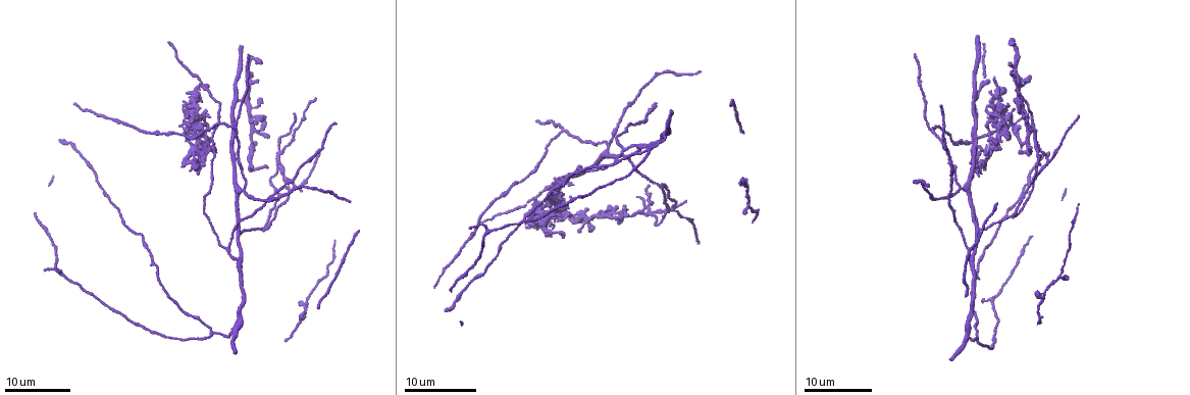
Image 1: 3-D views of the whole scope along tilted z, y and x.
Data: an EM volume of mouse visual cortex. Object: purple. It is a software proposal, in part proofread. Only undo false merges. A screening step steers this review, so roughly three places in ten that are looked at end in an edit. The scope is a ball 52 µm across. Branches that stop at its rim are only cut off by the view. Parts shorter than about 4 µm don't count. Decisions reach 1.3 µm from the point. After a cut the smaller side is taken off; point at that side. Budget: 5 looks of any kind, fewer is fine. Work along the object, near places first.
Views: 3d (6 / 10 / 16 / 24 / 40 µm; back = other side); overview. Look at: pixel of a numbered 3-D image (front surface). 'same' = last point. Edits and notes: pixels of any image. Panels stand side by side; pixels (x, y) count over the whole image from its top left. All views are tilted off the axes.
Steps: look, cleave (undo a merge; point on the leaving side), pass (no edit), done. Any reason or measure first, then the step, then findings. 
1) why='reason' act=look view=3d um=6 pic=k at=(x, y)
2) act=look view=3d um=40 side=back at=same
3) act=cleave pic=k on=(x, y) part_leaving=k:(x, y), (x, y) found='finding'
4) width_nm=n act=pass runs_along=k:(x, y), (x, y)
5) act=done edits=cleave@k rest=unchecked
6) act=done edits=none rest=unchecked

act=look view=3d um=24 pic=1 at=(279, 162)

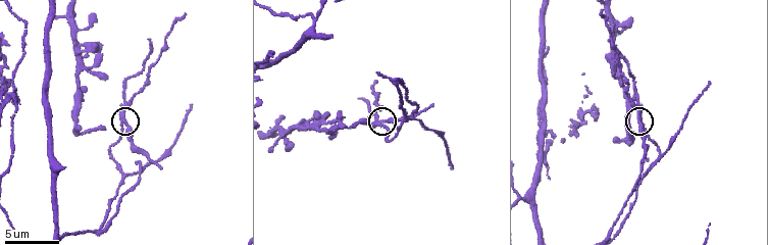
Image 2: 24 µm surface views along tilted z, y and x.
act=look view=3d um=6 pic=2 at=(122, 121)

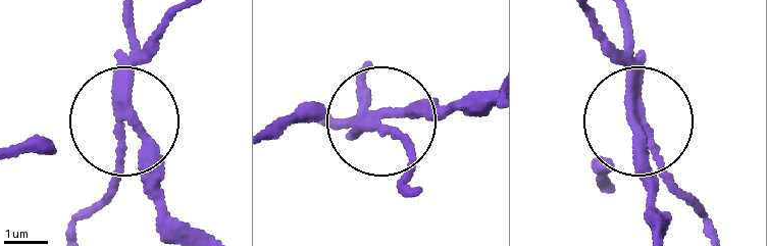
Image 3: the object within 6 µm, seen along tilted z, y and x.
act=cleave pic=3 on=(128, 18) part_leaving=3:(130, 78), (130, 16) found='two neurons meet here'

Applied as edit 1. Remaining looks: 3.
act=look view=overview

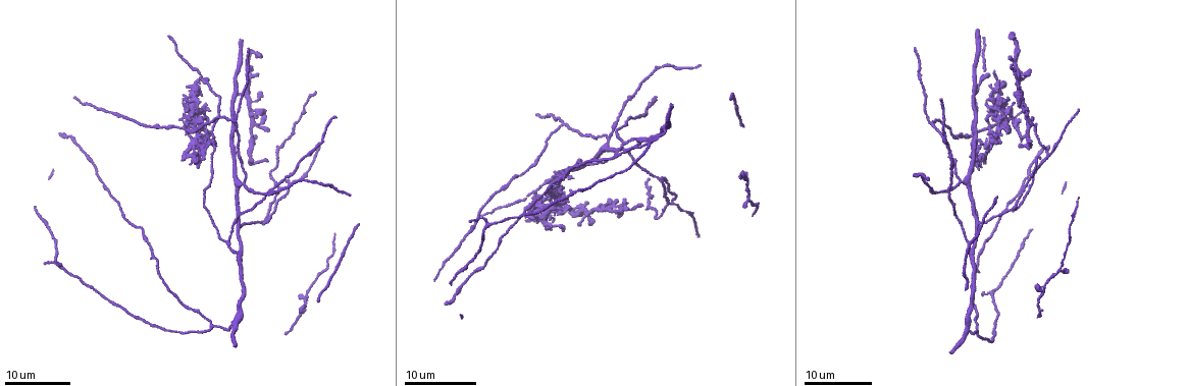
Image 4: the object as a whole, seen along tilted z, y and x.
why='branch point' act=look view=3d um=16 pic=4 at=(667, 203)

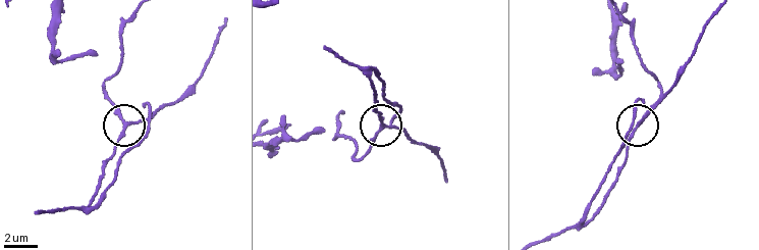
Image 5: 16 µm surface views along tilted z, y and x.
act=look view=3d um=10 pic=5 at=(639, 121)

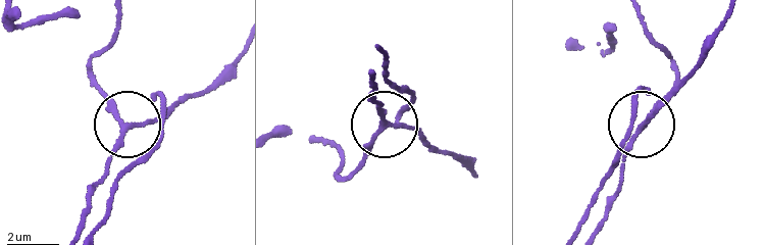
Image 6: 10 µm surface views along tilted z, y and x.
arms=3 act=pass runs_along=6:(75, 233), (107, 156), (129, 127), (94, 84) found='all the same neuron'

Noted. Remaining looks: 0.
act=done edits=cleave@3 rest=unchecked

